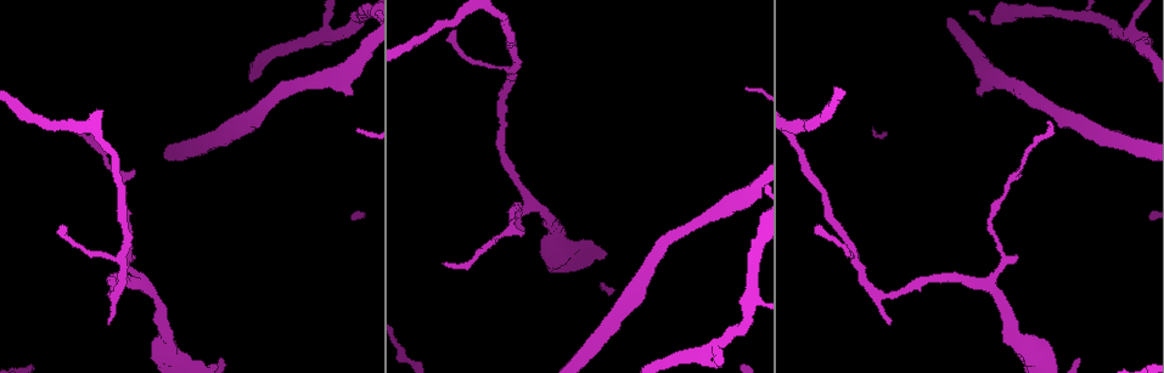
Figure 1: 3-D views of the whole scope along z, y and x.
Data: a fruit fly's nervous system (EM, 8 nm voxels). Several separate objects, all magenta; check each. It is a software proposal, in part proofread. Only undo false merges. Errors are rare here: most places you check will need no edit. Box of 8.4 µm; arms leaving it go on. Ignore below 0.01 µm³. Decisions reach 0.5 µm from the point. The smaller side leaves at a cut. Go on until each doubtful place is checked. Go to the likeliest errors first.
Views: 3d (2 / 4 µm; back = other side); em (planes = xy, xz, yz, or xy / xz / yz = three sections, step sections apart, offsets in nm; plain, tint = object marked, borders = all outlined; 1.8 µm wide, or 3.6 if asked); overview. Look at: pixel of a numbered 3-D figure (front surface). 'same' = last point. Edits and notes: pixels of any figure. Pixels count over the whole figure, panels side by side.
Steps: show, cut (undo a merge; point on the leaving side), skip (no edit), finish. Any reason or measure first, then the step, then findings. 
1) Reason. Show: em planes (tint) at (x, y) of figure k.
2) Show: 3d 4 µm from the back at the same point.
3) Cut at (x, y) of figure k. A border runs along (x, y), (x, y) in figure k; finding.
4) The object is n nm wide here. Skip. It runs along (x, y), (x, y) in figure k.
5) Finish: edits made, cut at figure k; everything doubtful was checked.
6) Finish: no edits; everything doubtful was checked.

Branch point. Show: em planes (tint) at (125, 266) of figure 1.

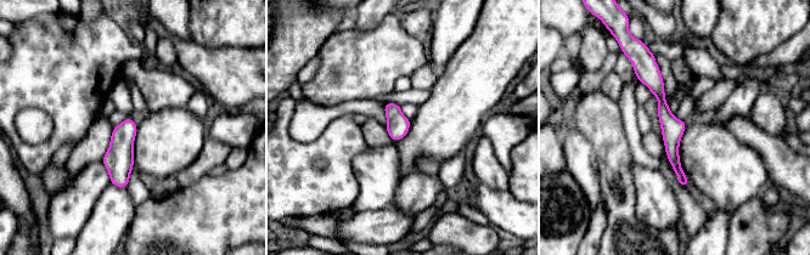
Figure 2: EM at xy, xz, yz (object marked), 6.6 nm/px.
The object is 150 nm wide here. Skip. It runs along (650, 60), (684, 182) in figure 2; all the same neuron.

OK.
Abrupt turn. Show: 3d 4 µm at (129, 257) of figure 1.

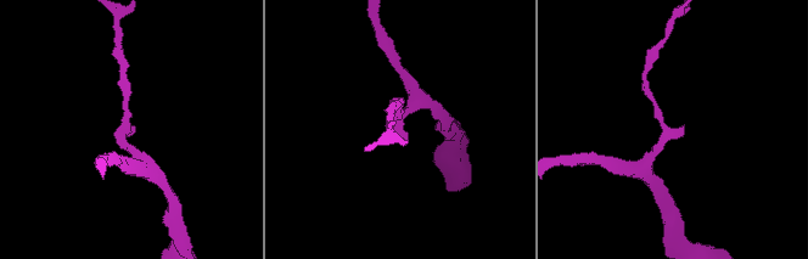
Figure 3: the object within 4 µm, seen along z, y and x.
Show: em planes (tint) at (124, 131) of figure 3.

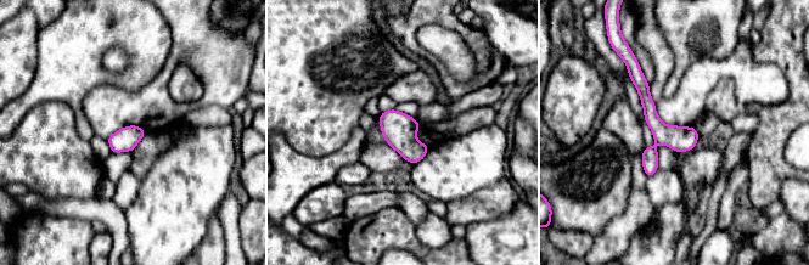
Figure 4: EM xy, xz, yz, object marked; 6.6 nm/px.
Skip. It runs along (638, 73), (657, 127), (649, 173) in figure 4; all the same neuron.

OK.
A fork. Show: 3d 2 µm from the back at (324, 33) of figure 1.

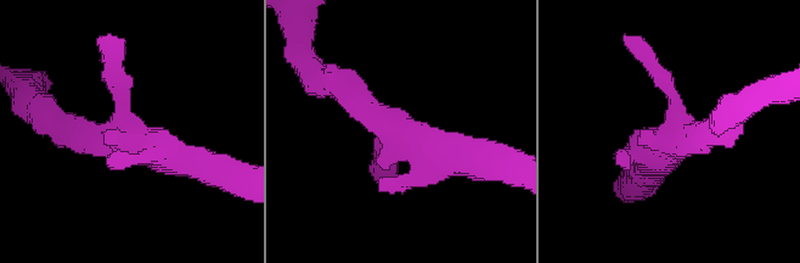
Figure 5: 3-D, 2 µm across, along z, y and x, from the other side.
Show: em planes (tint) at (121, 135) of figure 5.

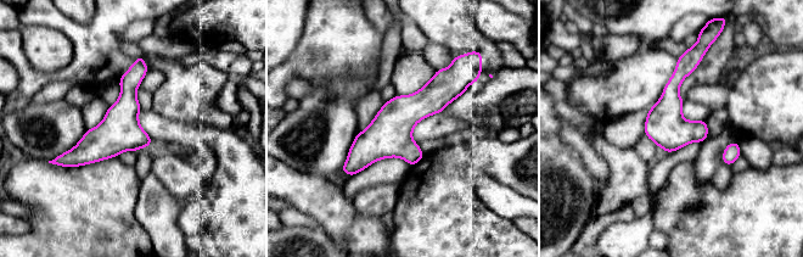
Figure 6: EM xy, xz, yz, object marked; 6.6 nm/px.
The object is 260 nm wide here. Skip. It runs along (449, 71), (415, 107), (344, 169) in figure 6; one neuron here.

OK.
Finish: no edits; everything doubtful was checked.

